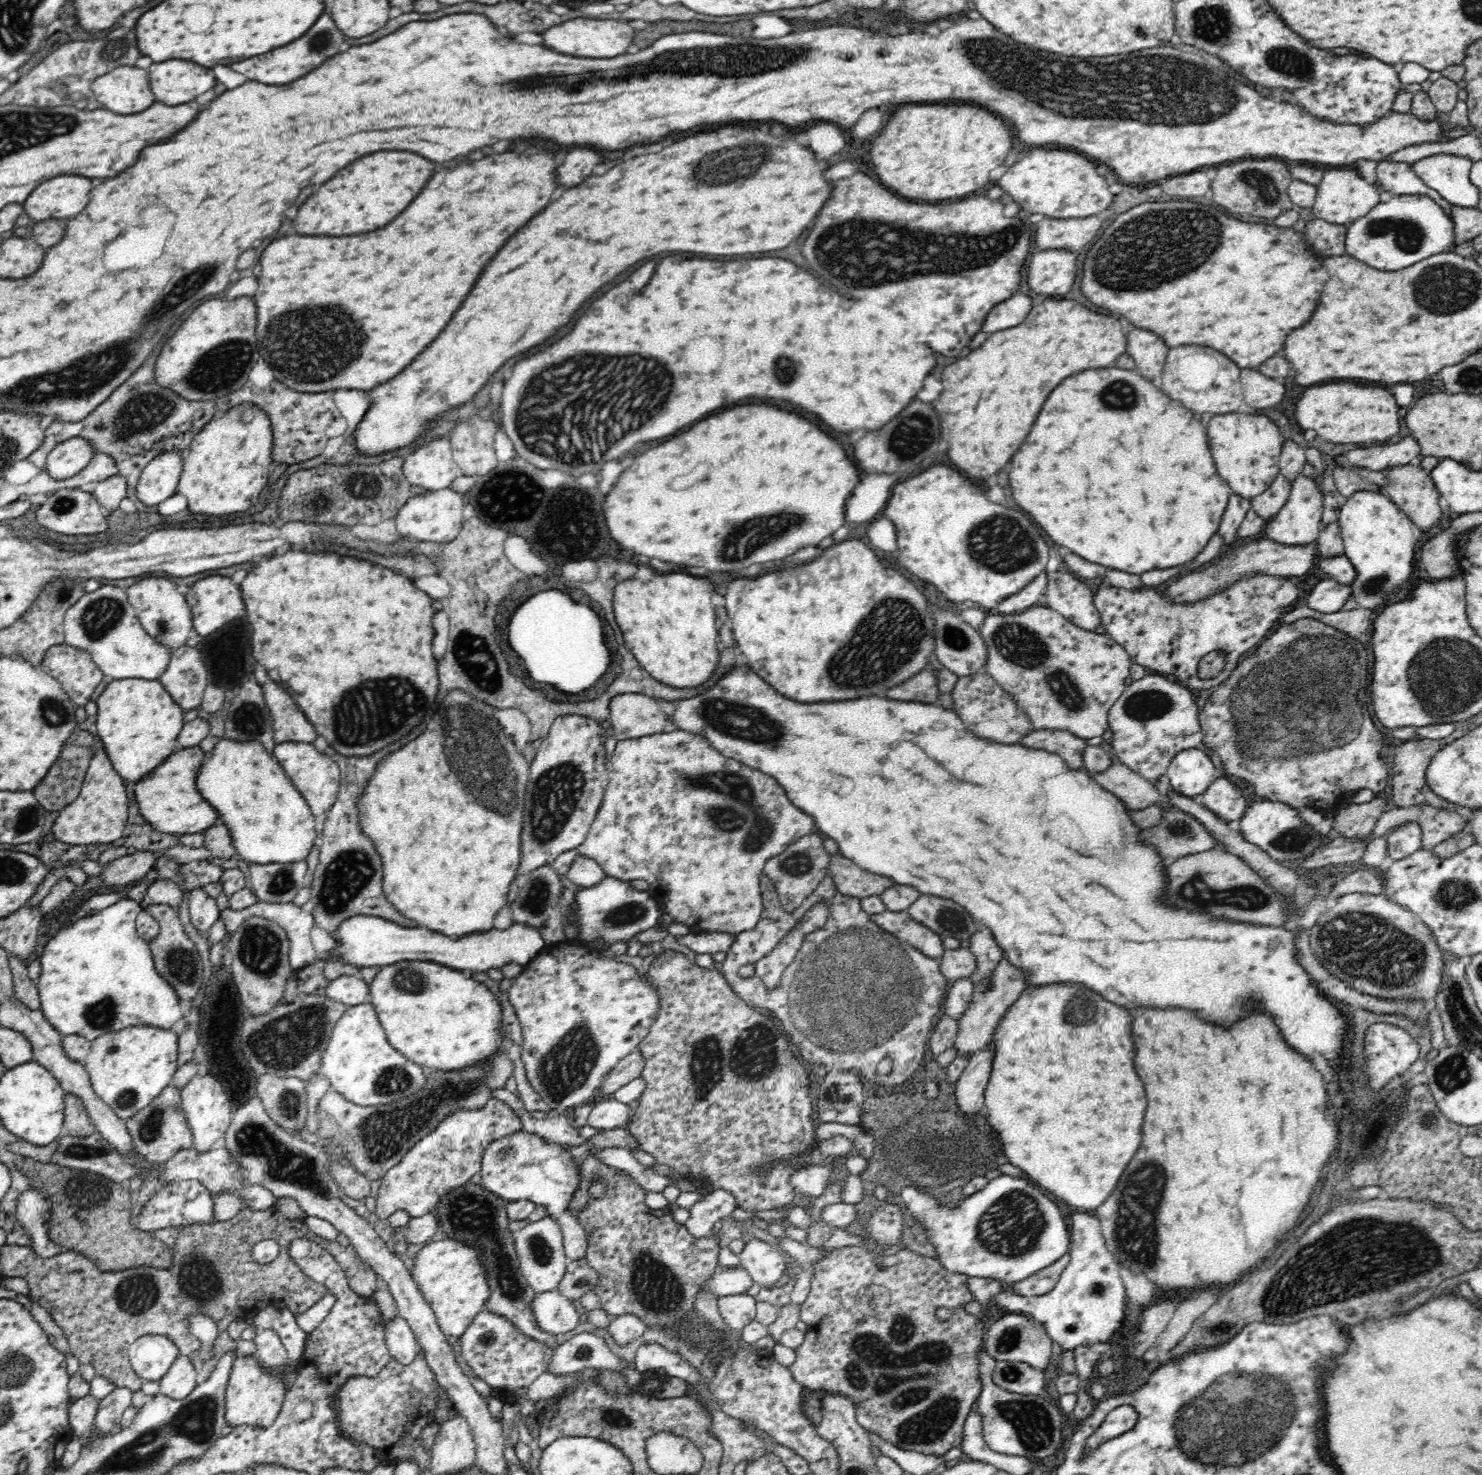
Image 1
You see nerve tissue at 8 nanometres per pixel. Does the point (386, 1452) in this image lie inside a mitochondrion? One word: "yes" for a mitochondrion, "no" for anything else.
no

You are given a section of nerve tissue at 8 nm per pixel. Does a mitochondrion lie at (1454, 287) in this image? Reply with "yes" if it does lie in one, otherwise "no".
yes

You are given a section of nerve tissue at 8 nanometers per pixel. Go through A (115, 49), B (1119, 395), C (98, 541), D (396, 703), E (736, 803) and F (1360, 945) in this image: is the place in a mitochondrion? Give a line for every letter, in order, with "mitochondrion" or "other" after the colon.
A: mitochondrion
B: mitochondrion
C: other
D: mitochondrion
E: mitochondrion
F: mitochondrion

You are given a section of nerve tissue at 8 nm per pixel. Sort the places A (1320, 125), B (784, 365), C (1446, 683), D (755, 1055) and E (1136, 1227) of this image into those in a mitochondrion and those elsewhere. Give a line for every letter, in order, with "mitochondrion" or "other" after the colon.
A: other
B: mitochondrion
C: mitochondrion
D: mitochondrion
E: mitochondrion

